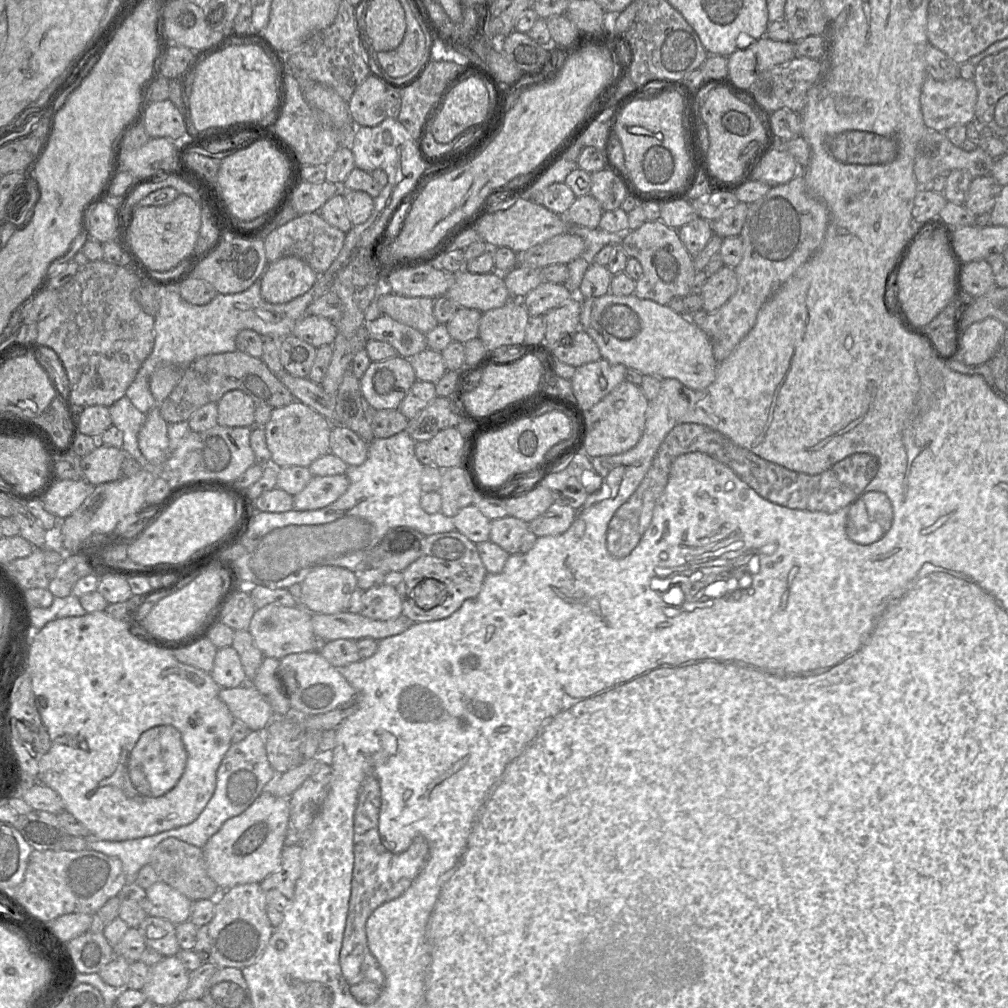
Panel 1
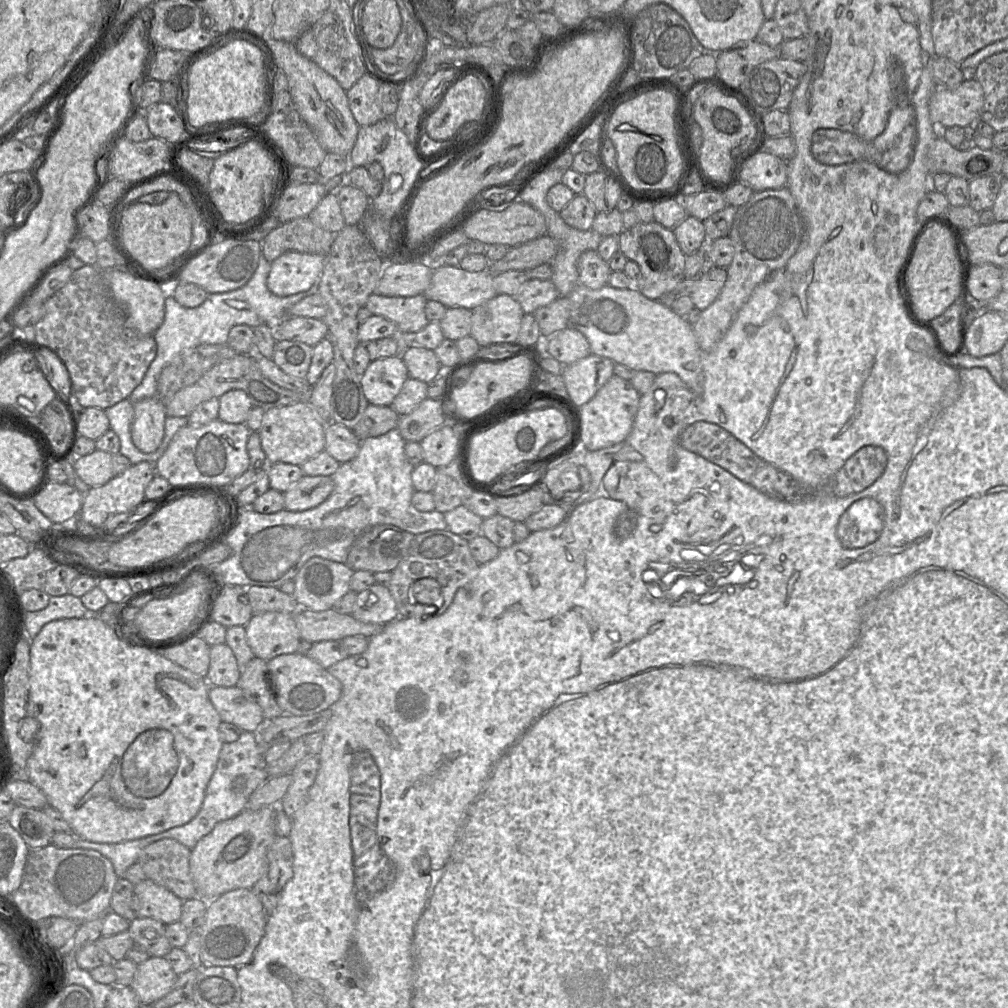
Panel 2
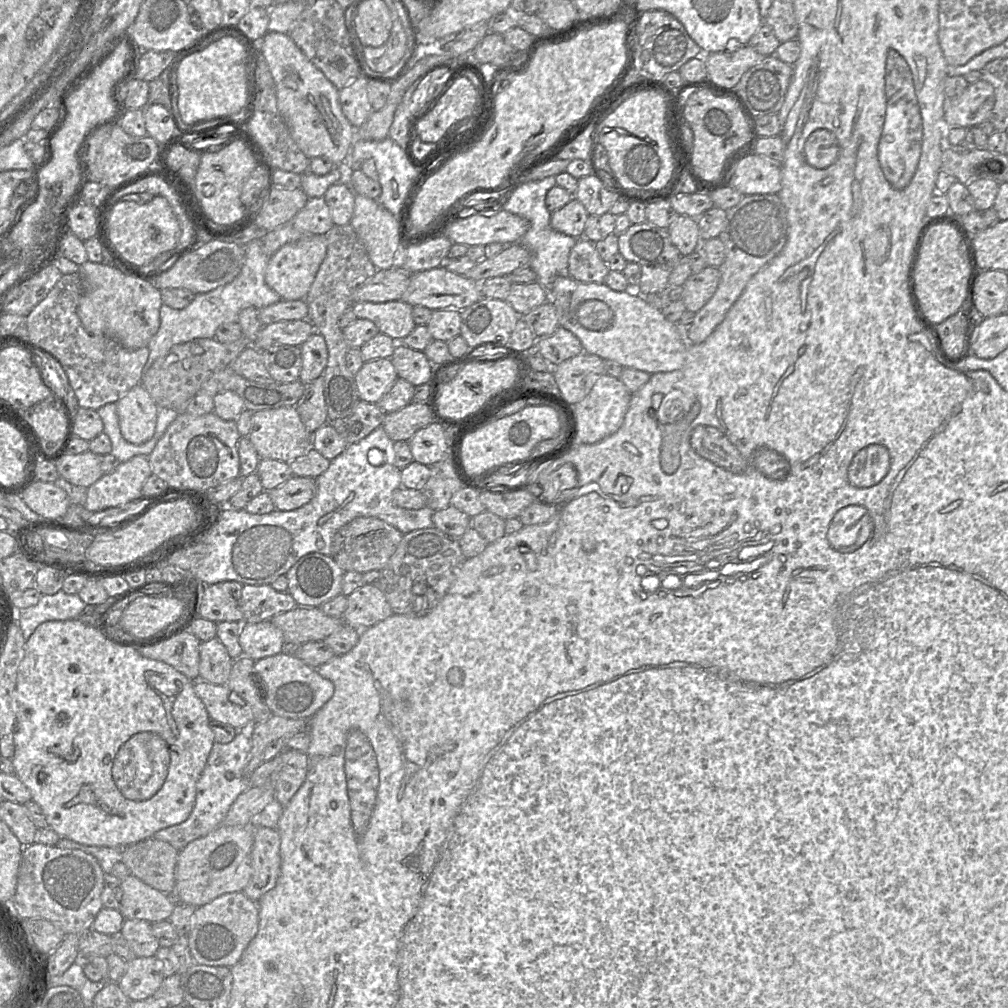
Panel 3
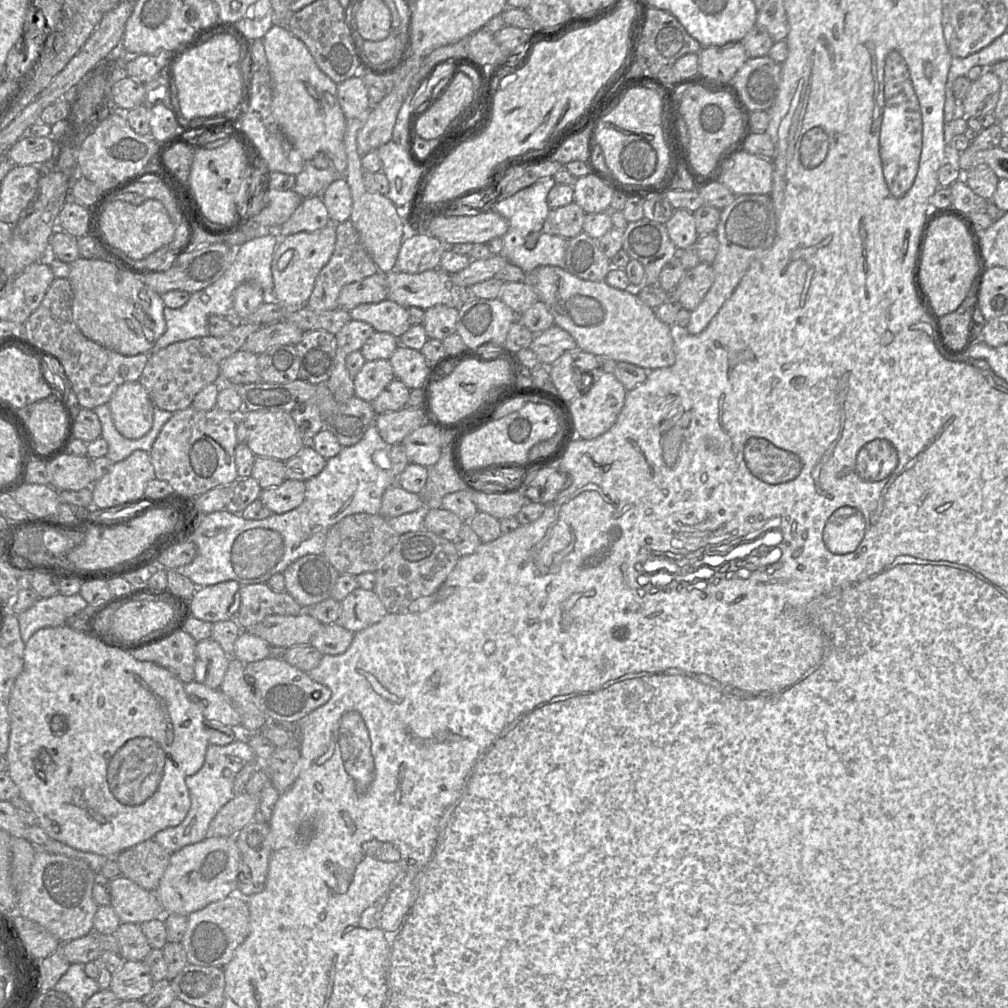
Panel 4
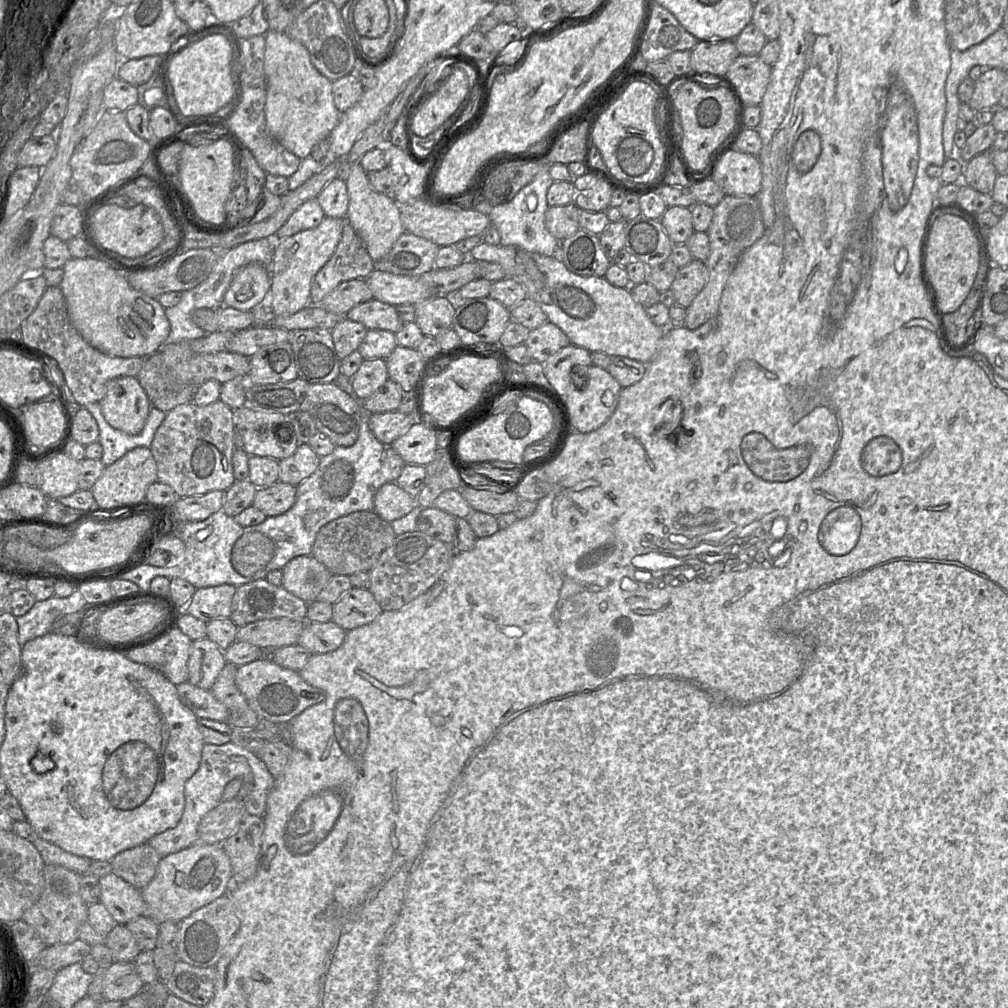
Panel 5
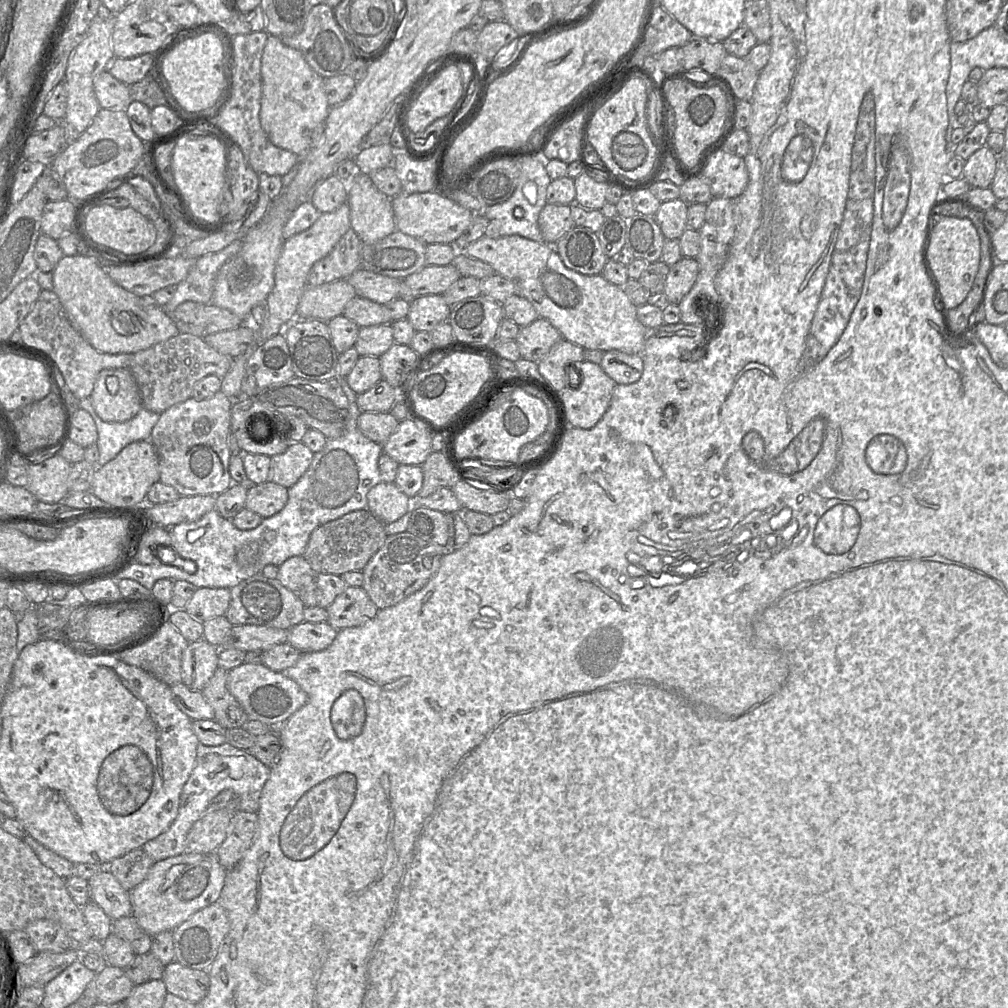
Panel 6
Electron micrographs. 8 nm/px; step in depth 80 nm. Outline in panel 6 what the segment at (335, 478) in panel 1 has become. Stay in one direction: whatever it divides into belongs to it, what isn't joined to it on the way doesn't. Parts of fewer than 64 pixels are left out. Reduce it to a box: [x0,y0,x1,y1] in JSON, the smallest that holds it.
[245,480,288,518]

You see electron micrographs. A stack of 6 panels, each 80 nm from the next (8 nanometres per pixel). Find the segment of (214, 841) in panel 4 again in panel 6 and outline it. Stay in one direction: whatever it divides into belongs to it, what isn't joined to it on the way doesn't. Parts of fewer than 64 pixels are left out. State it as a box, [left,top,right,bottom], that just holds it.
[129,853,226,937]

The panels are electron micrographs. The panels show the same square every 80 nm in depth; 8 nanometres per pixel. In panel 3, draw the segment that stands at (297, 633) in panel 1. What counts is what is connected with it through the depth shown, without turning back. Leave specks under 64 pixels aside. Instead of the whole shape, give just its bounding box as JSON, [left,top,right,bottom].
[239,620,286,660]

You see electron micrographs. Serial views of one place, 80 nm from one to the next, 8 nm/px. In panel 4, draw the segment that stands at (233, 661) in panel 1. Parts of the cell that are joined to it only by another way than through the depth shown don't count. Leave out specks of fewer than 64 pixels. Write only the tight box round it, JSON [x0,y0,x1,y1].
[194,637,230,689]

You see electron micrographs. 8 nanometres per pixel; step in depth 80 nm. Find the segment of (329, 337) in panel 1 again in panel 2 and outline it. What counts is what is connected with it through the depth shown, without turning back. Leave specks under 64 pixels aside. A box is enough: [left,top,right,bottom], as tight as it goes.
[273,317,328,347]

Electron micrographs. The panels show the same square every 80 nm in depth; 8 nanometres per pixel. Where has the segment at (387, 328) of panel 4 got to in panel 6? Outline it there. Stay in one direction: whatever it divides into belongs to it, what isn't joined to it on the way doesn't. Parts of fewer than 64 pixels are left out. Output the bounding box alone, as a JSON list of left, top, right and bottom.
[343,296,391,328]

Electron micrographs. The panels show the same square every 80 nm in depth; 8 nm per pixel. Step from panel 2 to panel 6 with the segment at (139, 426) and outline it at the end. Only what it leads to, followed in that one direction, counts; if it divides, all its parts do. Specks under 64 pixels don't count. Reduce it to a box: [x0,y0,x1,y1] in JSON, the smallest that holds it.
[89,368,142,422]

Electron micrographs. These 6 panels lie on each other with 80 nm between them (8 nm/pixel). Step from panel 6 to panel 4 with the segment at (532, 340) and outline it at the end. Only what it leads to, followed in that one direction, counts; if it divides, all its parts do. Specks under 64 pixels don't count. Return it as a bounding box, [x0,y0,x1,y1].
[529,325,578,366]

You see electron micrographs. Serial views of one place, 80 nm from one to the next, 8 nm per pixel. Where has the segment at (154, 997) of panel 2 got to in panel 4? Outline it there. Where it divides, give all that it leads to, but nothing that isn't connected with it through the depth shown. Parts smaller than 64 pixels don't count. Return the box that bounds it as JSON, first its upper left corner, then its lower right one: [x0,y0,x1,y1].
[109,960,154,1001]

